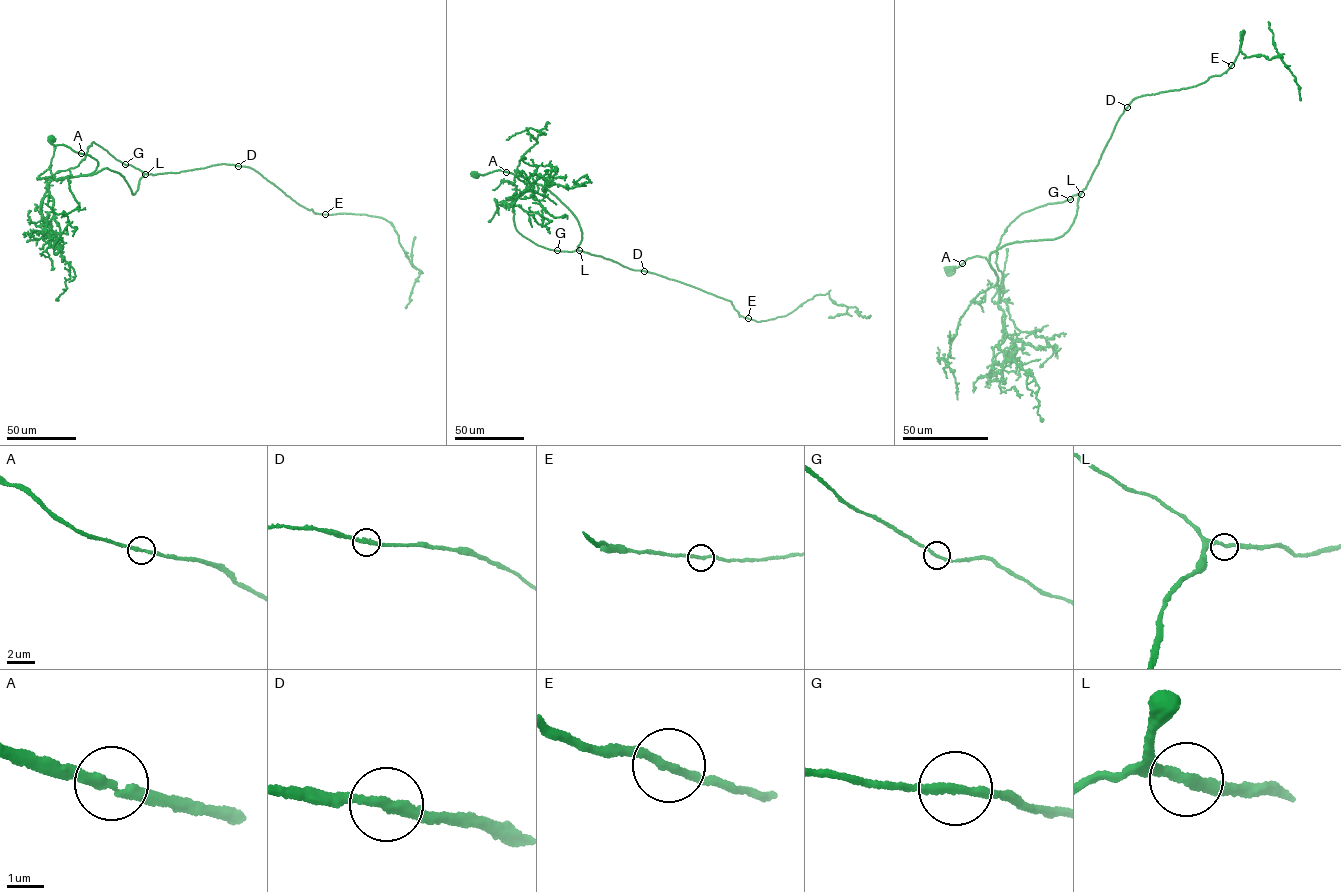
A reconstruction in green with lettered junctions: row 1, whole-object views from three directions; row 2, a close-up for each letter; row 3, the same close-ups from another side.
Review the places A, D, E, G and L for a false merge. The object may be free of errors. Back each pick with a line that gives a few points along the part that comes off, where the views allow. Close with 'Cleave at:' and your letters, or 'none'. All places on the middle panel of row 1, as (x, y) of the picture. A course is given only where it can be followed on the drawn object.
Cleave at: none

